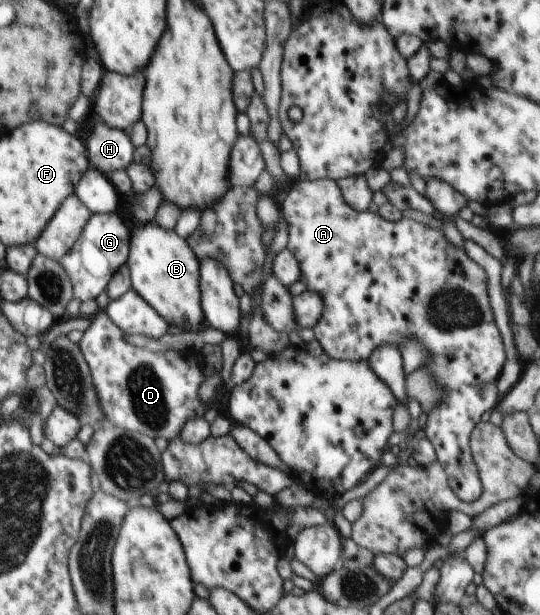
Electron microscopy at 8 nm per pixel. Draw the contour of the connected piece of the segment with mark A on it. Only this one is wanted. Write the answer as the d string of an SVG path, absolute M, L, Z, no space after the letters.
M323 178L318 180L301 180L293 181L289 188L285 189L280 196L281 216L284 216L289 226L289 241L287 249L293 253L300 265L302 275L300 280L307 283L307 290L319 292L324 301L324 312L315 327L311 329L315 338L324 349L325 355L333 360L361 361L368 360L371 352L379 346L391 344L397 346L407 338L417 338L418 342L426 345L430 349L430 361L423 368L427 368L436 379L440 390L442 391L442 401L433 411L428 413L427 426L424 429L427 438L433 444L437 454L437 461L446 469L448 482L455 495L461 501L472 502L479 499L482 494L482 481L478 474L478 467L472 456L470 448L470 439L472 431L481 422L481 417L485 411L496 409L501 396L498 394L498 379L506 362L506 351L504 348L502 335L495 324L493 310L489 304L489 295L487 294L487 274L485 270L471 260L463 247L451 246L445 238L444 231L439 228L429 227L426 224L419 223L412 219L402 217L399 221L392 222L383 219L378 213L355 211L343 199L340 187L335 180Z

